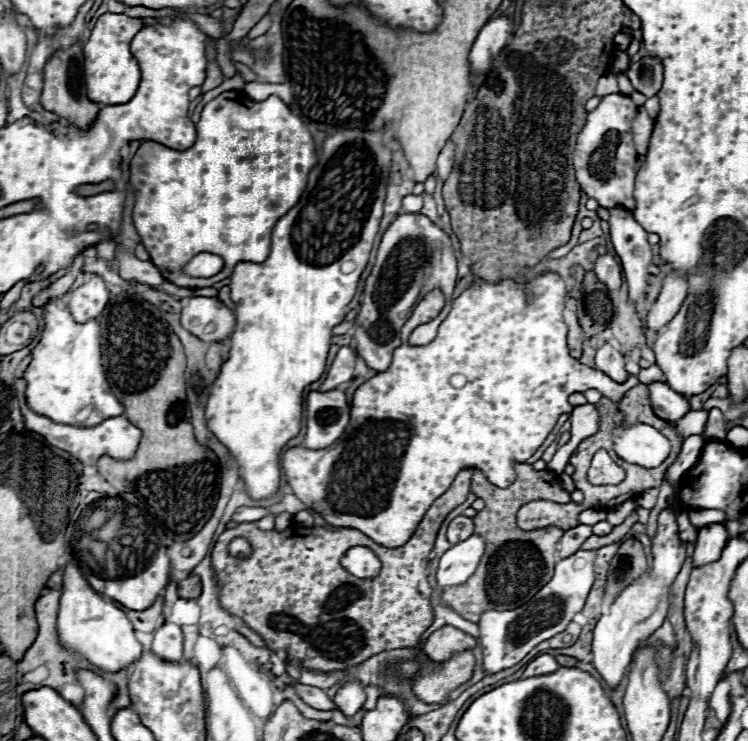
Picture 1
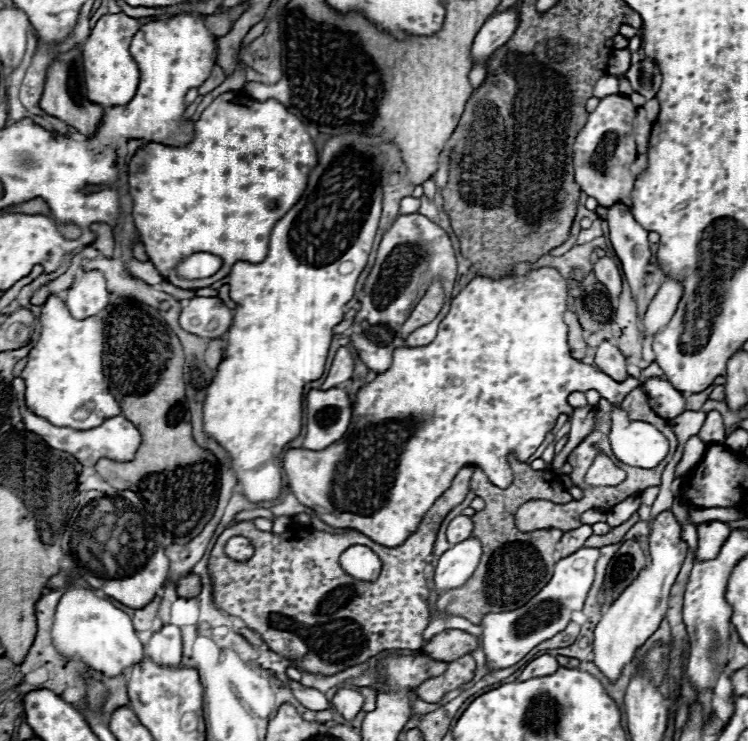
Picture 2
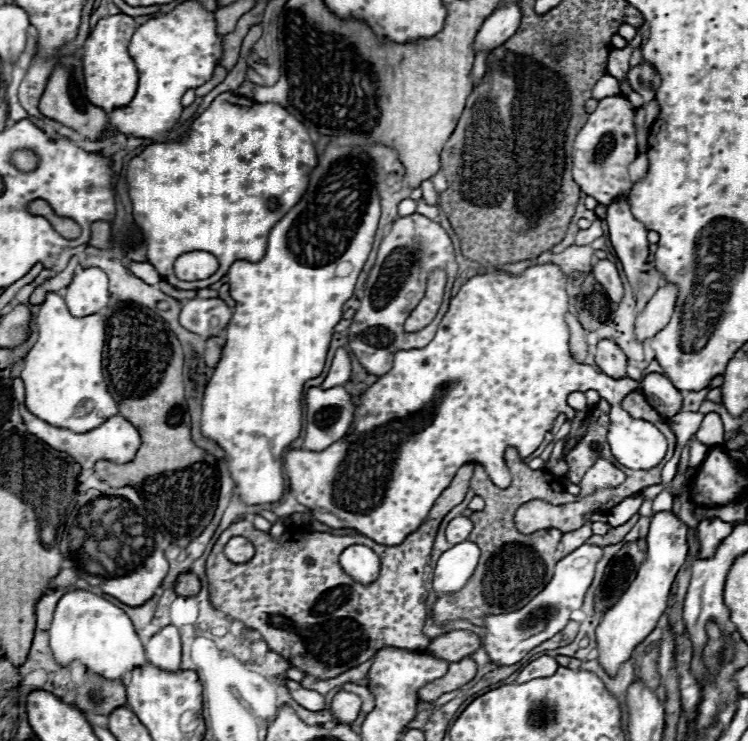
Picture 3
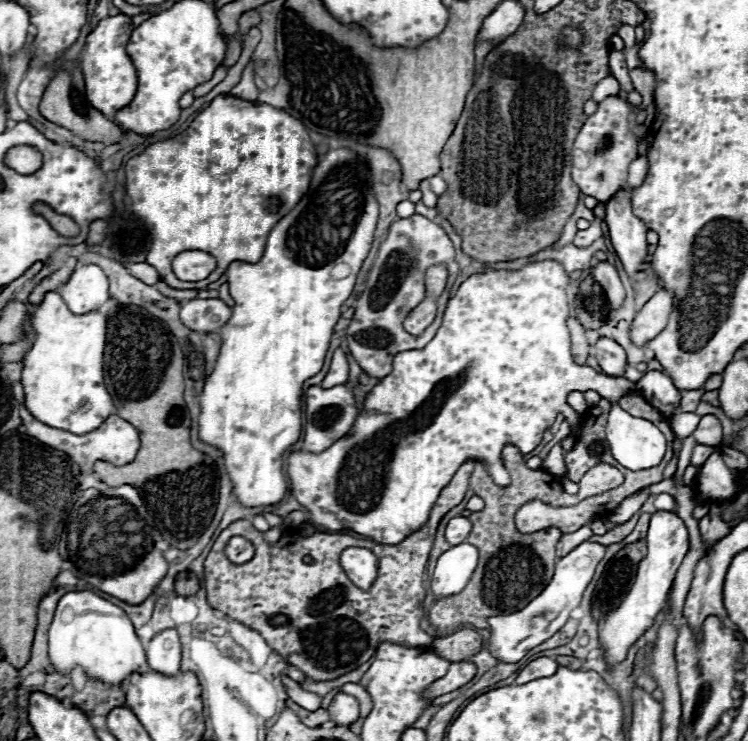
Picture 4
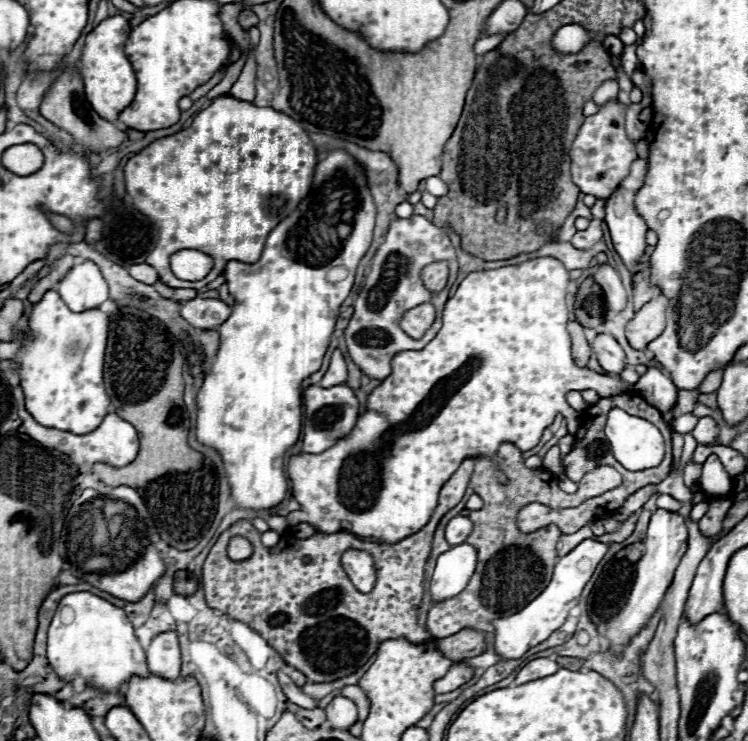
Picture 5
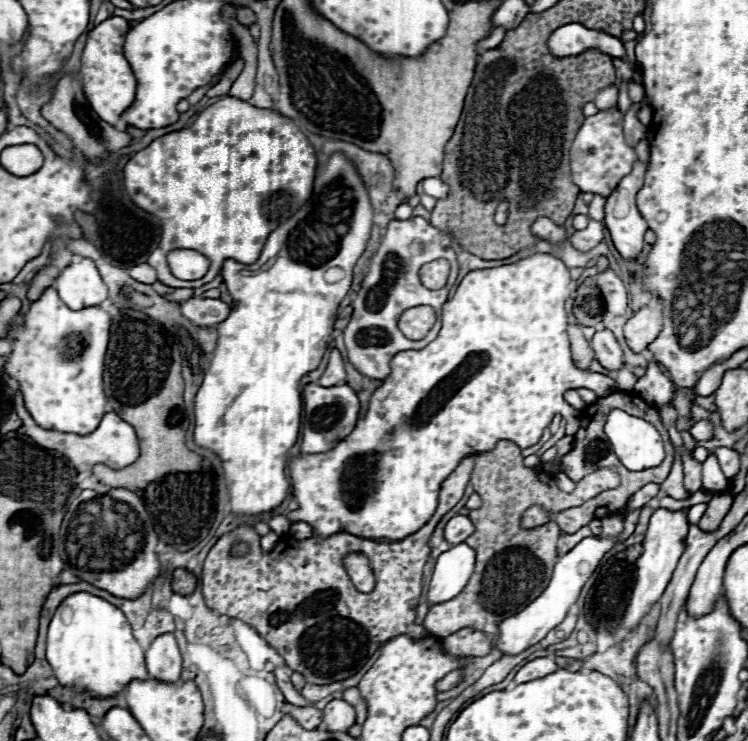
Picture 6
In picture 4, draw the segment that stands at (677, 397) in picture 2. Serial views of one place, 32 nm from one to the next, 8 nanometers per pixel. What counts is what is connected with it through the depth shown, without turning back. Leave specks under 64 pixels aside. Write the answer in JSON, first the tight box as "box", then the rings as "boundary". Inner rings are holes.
{"box":[636,370,680,416],"boundary":[[[658,370],[646,372],[636,382],[636,390],[648,400],[648,404],[652,404],[664,416],[672,416],[680,404],[680,390],[672,384],[672,380],[666,374]]]}

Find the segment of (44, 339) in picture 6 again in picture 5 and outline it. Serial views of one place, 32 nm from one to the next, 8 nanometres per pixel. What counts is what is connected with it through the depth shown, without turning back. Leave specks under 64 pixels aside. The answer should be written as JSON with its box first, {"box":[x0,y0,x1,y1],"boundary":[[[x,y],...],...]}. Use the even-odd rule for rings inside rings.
{"box":[12,290,110,434],"boundary":[[[48,290],[42,296],[42,300],[32,306],[32,312],[28,316],[28,332],[20,332],[18,336],[20,348],[12,358],[12,364],[14,364],[14,372],[20,376],[20,386],[26,398],[26,410],[34,416],[38,424],[72,434],[88,434],[100,426],[102,418],[108,414],[108,404],[110,404],[110,398],[102,382],[108,324],[110,324],[108,314],[98,308],[72,312],[60,300],[56,290]]]}

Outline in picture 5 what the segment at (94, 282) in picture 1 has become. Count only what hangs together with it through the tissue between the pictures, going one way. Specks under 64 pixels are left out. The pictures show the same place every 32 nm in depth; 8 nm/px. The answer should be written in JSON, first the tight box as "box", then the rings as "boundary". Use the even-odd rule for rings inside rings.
{"box":[56,260,108,312],"boundary":[[[90,260],[74,264],[56,284],[56,292],[62,296],[72,312],[98,308],[102,302],[108,300],[108,286],[98,266]]]}

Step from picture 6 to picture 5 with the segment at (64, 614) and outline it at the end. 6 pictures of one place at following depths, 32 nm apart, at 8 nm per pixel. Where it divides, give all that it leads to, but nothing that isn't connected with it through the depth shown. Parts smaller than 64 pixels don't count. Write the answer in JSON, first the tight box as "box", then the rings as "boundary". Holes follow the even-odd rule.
{"box":[48,592,148,692],"boundary":[[[72,592],[66,594],[60,600],[60,606],[52,618],[50,630],[48,630],[48,662],[58,674],[60,680],[72,682],[76,676],[82,676],[86,684],[100,692],[114,692],[120,690],[124,682],[128,682],[132,676],[148,676],[146,668],[146,656],[140,646],[140,642],[134,636],[134,628],[128,622],[122,608],[106,602],[104,598],[90,594],[90,592]]]}

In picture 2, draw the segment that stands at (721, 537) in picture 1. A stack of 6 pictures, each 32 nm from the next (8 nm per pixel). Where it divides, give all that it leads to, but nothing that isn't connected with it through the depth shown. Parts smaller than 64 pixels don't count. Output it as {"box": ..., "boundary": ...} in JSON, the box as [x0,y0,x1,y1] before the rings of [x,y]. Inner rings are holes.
{"box":[696,522,730,560],"boundary":[[[704,522],[698,524],[698,552],[696,560],[714,560],[720,546],[730,536],[730,526],[726,522]]]}

